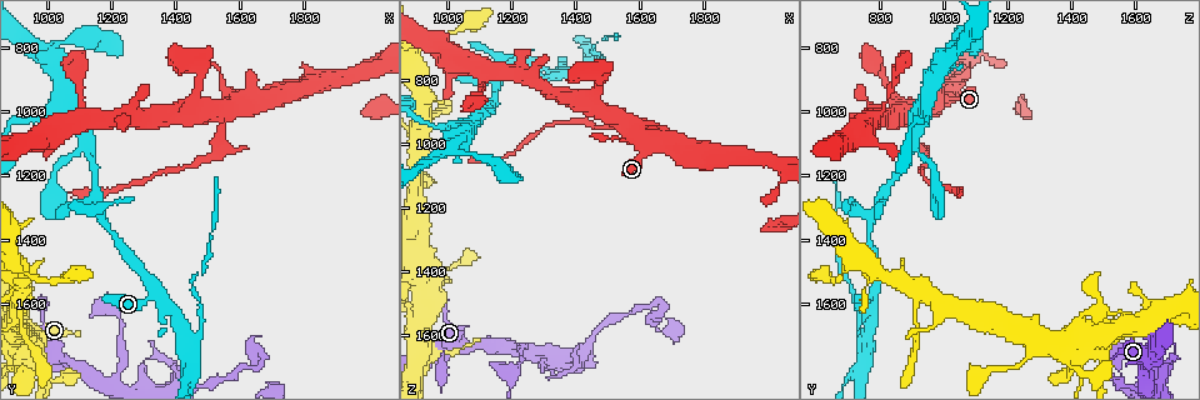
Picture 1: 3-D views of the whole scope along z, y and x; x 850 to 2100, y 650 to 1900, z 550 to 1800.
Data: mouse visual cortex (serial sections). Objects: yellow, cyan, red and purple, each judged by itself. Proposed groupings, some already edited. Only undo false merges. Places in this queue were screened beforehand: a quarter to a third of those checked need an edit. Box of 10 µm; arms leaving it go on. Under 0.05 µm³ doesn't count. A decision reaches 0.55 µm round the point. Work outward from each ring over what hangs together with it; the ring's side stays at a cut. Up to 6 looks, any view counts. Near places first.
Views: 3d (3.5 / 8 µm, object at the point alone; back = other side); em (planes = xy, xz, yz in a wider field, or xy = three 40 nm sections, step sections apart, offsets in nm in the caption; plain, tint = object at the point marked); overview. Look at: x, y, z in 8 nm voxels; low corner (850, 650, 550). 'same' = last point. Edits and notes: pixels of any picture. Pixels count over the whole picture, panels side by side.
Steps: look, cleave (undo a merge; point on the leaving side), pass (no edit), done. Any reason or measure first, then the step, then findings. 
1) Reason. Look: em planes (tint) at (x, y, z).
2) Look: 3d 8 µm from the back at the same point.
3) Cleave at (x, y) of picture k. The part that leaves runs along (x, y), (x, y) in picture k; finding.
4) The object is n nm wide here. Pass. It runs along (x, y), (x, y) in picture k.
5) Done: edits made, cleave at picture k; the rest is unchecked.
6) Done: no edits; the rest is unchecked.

Branch point. Look: 3d 3.5 µm at (1160, 1330, 780).

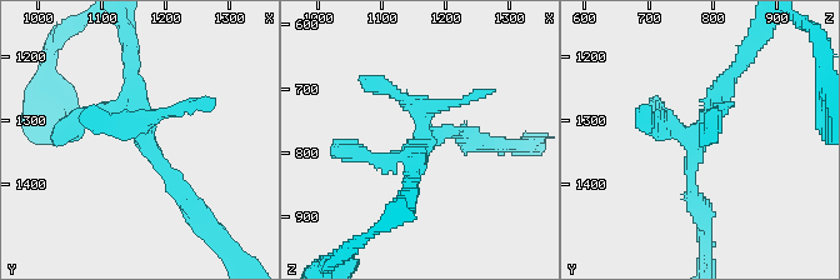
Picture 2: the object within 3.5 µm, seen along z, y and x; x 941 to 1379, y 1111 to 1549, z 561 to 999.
Shape alone is not enough. Look: em xy step 1 (tint) at (1160, 1330, 770).

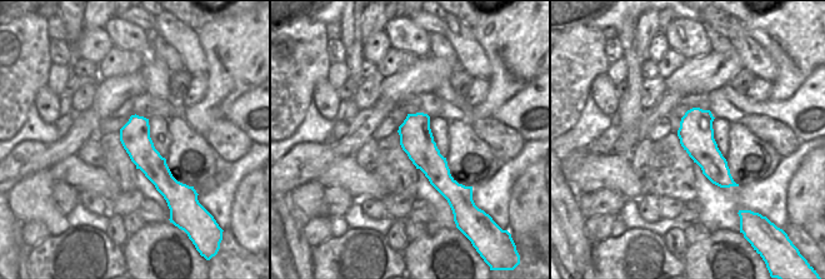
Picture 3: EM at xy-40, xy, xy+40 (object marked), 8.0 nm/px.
Pass. It runs along (189, 205), (143, 140), (131, 68) in picture 2; continuous, no second cell.

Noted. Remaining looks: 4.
A fork. Look: 3d 3.5 µm from the back at (1450, 1800, 730).

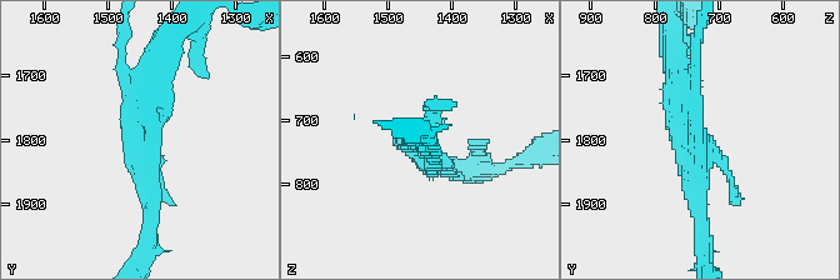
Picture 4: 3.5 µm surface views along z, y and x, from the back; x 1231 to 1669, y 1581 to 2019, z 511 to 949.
Look: em xy step 2 (tint) at (1450, 1805, 730).

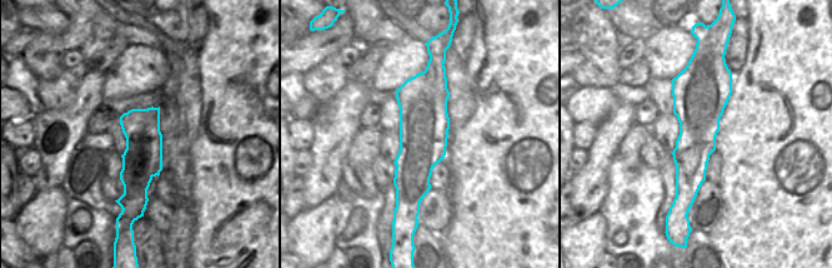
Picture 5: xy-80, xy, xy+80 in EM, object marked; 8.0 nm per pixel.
Another direction. Look: em planes (tint) at the same point.

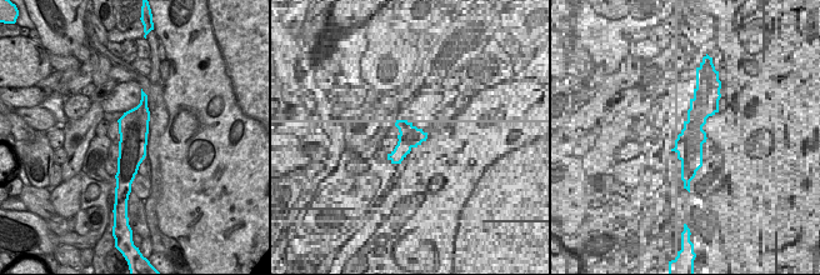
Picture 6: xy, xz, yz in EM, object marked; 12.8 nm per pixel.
Pass. It runs along (679, 66), (701, 143), (689, 200) in picture 4; all the same cell.

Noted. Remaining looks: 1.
Thin neck. Look: 3d 3.5 µm at (1230, 1690, 1660).

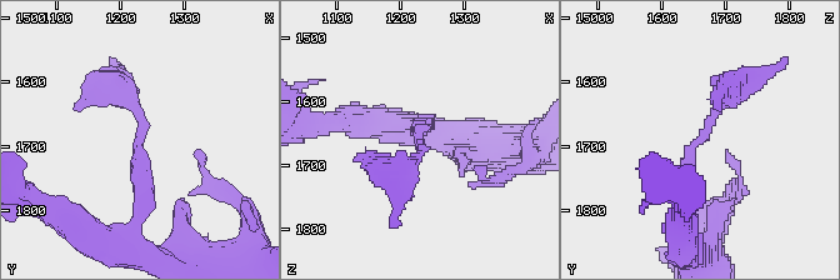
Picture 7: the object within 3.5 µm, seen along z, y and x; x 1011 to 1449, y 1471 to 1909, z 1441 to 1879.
Pass. It runs along (681, 221), (689, 155), (733, 90), (753, 83) in picture 7; one cell here.

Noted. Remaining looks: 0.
Done: no edits; the rest is unchecked.

